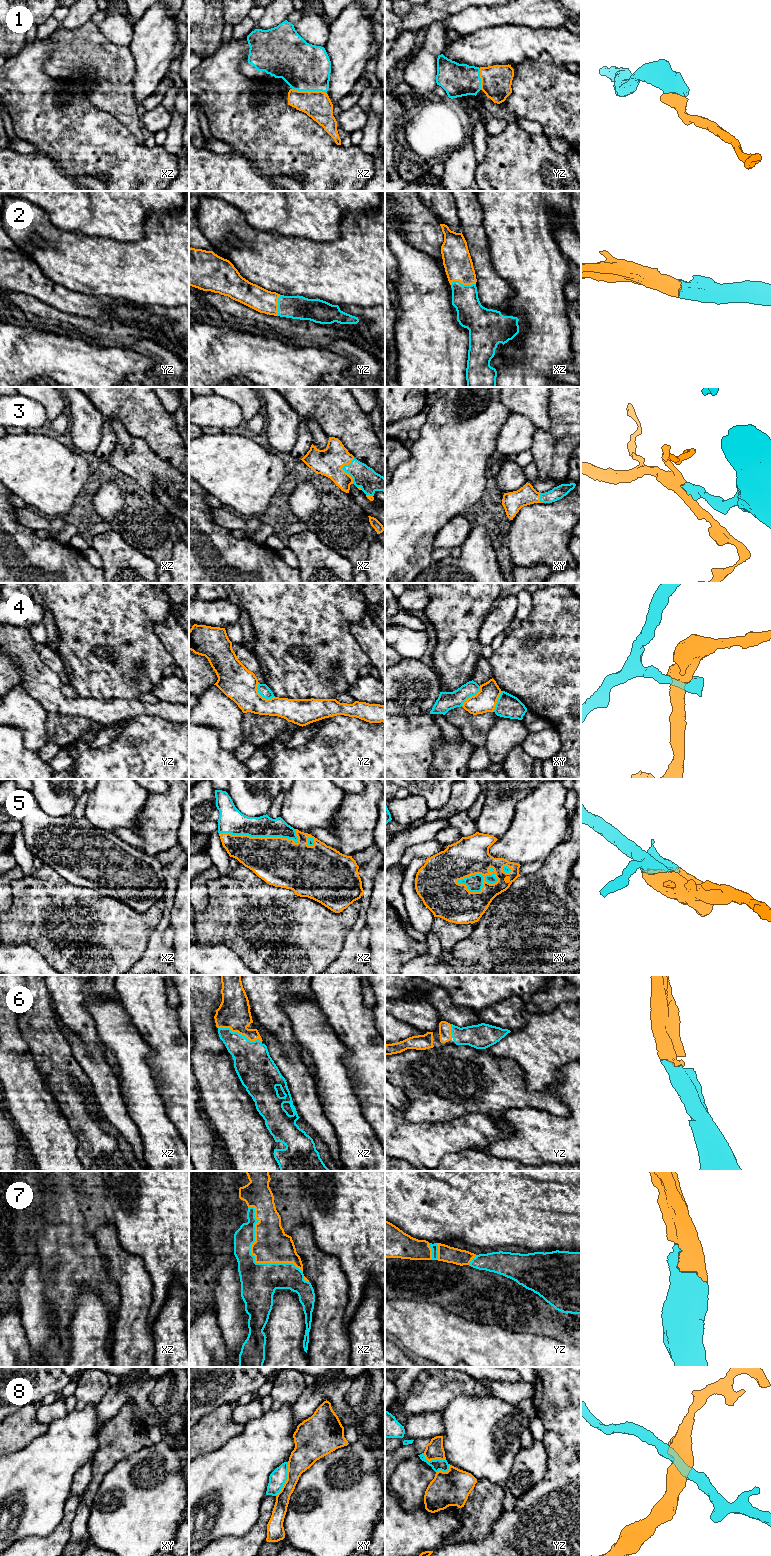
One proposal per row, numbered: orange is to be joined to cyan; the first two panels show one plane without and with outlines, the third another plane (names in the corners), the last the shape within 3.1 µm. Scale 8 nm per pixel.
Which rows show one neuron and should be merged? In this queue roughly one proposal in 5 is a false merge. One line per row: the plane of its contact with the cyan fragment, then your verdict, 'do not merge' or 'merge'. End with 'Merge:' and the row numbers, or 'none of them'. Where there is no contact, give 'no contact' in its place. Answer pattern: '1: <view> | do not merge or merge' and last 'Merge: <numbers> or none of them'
1: xz | merge
2: xz | merge
3: xz | merge
4: yz | do not merge
5: xy | merge
6: xz | merge
7: xz | merge
8: xy | do not merge
Merge: 1, 2, 3, 5, 6, 7

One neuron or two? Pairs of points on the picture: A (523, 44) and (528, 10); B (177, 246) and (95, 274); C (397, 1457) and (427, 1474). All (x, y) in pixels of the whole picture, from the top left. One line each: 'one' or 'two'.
A: two
B: one
C: two

